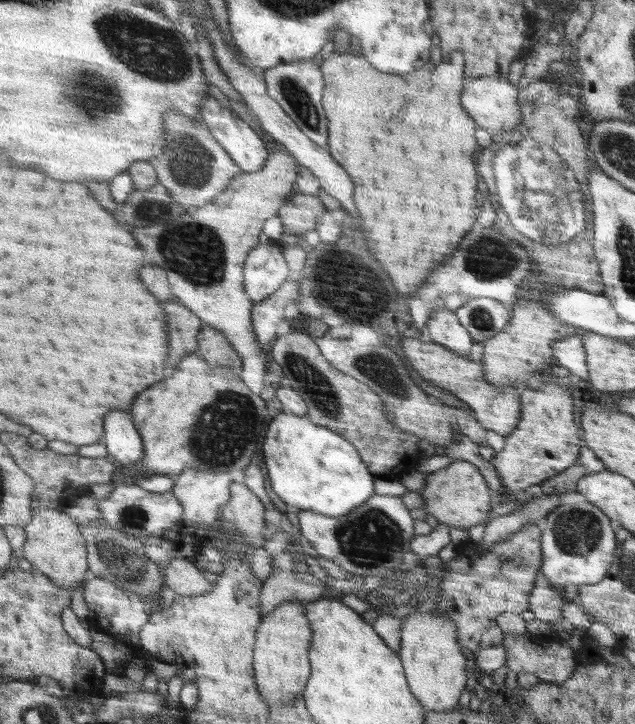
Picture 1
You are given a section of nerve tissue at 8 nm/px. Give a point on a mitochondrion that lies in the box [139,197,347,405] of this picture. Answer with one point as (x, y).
(195, 251)

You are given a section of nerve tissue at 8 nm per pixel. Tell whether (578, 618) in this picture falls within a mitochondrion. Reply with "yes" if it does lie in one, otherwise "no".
no

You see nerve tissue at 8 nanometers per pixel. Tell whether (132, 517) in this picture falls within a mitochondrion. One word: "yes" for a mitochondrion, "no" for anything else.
yes

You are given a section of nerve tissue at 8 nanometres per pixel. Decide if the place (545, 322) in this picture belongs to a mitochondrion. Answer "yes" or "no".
no

